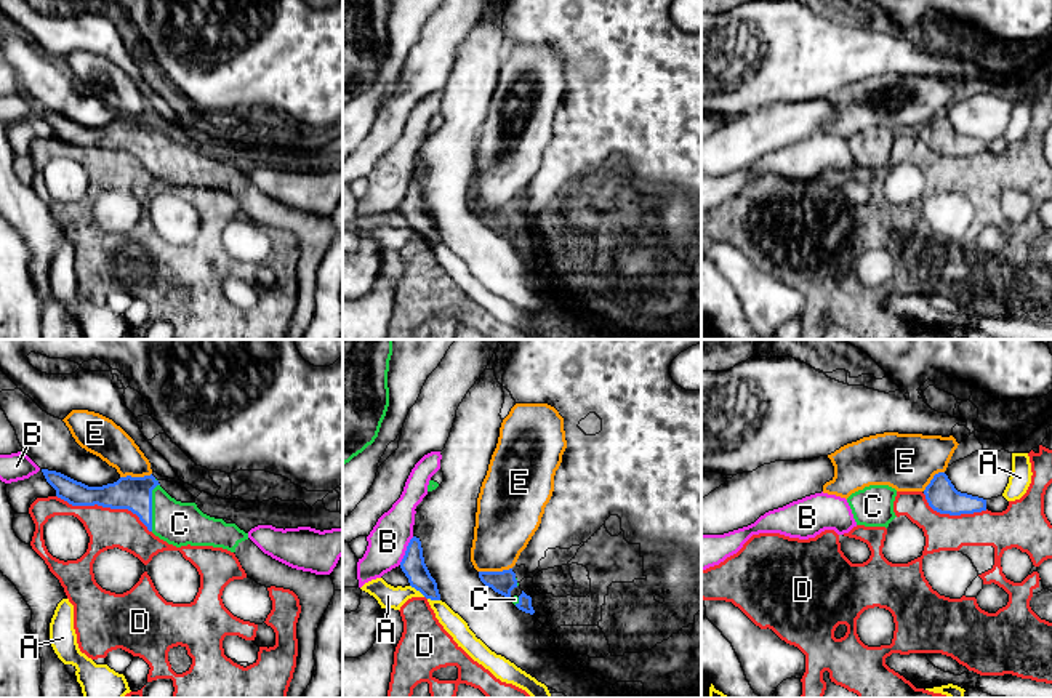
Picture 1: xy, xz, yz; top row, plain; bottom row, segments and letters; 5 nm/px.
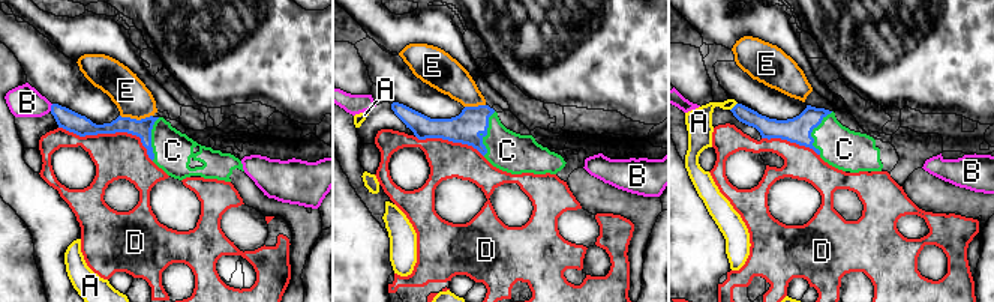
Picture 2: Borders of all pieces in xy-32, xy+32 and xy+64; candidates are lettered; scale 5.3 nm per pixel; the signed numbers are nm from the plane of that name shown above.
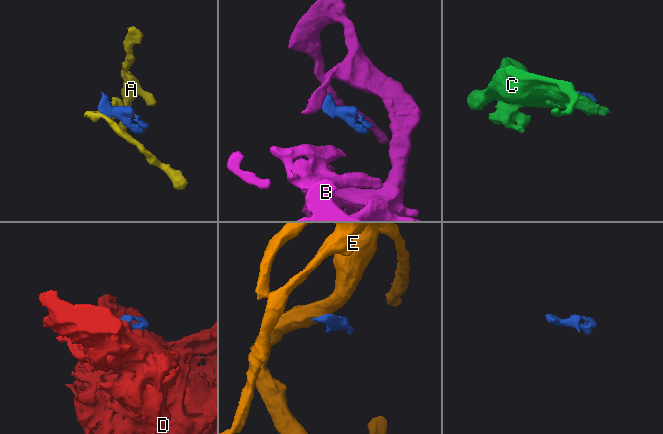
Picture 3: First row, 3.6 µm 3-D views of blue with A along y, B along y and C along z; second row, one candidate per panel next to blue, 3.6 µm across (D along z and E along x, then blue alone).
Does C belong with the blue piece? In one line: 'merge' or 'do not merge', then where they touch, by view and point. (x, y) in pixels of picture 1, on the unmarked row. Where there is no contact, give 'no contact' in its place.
merge | xy (151, 149)

